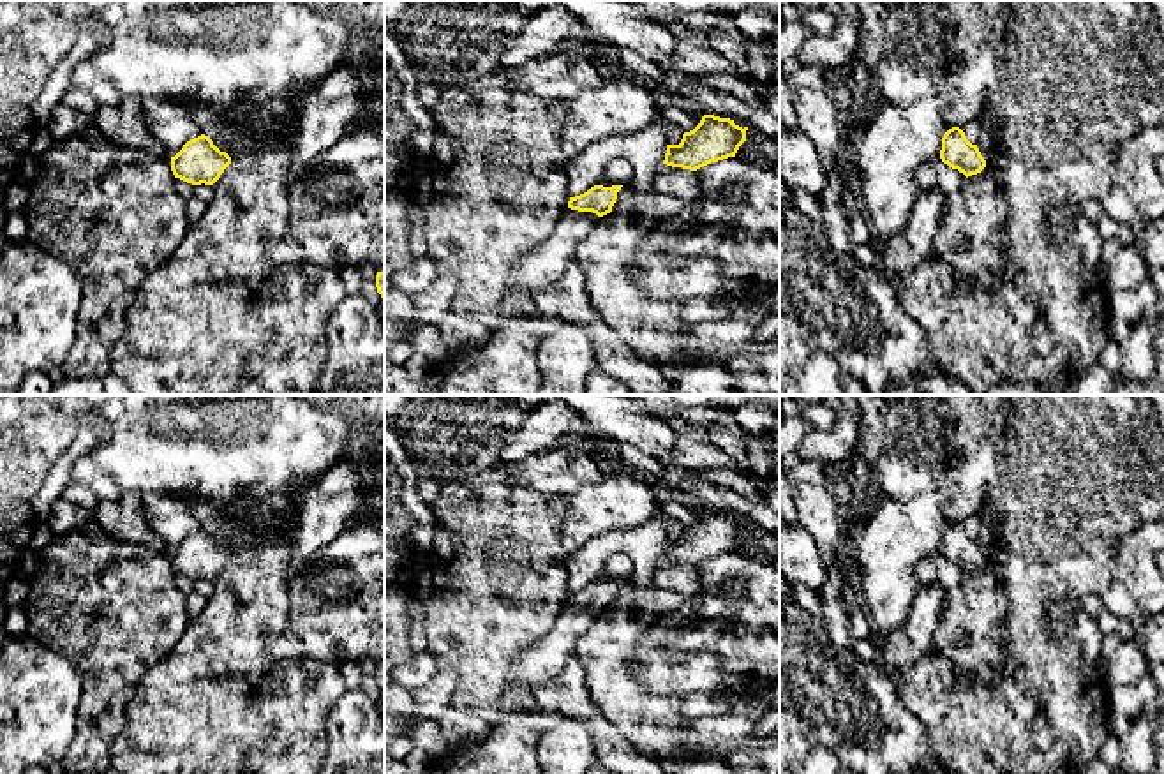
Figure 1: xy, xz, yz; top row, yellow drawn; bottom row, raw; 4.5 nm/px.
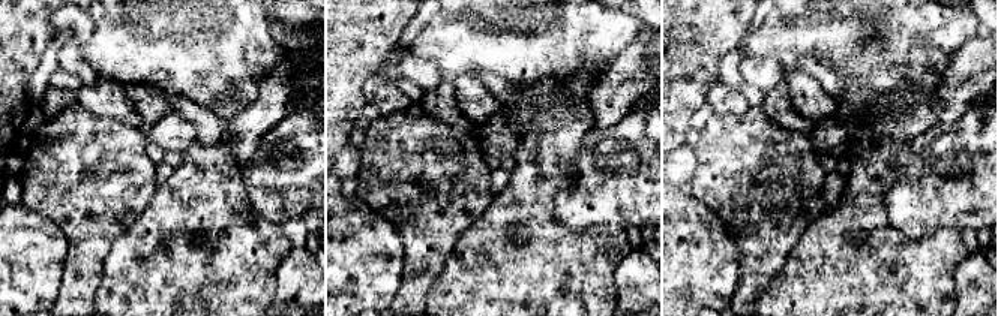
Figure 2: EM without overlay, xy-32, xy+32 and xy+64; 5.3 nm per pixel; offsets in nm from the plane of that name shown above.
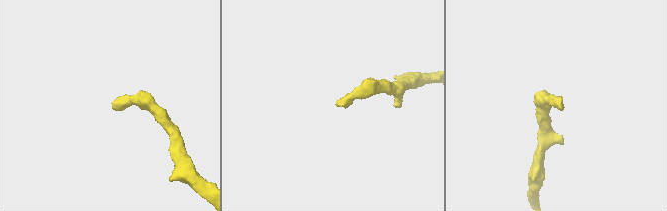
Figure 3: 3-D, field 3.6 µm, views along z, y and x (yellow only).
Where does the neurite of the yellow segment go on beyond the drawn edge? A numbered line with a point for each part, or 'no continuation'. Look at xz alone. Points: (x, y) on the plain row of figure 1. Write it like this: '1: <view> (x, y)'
1: xz (538, 663)

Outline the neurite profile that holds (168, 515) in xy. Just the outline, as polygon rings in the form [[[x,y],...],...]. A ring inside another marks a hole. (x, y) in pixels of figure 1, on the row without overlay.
[[[148,492],[141,495],[141,502],[150,527],[164,541],[168,552],[175,552],[187,536],[203,529],[178,495]]]

